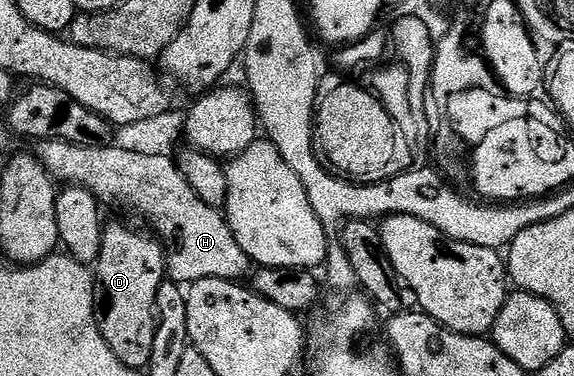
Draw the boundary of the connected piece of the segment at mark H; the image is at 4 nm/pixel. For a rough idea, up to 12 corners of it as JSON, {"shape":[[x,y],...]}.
{"shape":[[41,140],[52,180],[144,216],[167,276],[242,281],[253,261],[172,157]]}

